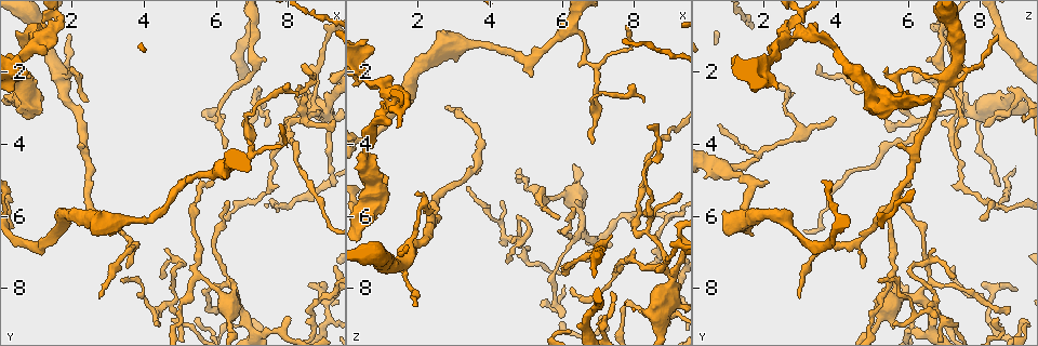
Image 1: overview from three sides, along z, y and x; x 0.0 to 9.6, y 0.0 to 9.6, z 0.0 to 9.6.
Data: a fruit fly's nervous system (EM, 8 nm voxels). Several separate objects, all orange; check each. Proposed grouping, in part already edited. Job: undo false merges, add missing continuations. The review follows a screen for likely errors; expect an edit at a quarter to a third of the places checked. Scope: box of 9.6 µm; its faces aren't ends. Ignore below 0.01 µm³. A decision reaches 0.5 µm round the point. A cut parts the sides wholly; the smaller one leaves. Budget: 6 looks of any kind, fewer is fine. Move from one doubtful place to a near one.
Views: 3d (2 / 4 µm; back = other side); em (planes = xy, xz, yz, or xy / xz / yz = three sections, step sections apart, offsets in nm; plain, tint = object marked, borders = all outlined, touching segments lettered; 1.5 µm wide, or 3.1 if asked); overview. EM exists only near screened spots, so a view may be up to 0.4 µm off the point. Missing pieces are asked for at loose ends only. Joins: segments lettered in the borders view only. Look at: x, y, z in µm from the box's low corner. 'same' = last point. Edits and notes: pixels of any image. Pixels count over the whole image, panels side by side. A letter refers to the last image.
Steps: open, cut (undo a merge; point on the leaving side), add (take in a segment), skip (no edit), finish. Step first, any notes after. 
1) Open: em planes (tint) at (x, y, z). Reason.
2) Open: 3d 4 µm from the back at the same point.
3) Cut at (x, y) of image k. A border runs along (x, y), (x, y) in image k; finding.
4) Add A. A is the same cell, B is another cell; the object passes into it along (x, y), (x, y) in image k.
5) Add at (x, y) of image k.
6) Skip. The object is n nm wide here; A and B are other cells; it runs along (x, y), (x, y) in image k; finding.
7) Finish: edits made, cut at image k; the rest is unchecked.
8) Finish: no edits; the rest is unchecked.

Open: em planes (tint) at (6.40, 7.80, 5.55). Branch stops here.

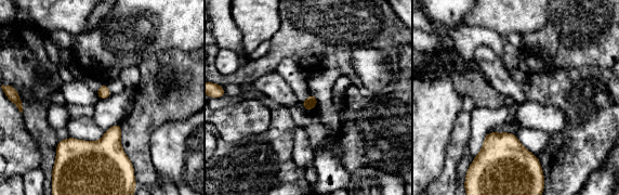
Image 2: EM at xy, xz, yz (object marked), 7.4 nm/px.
Open: em planes (borders) at the same point.

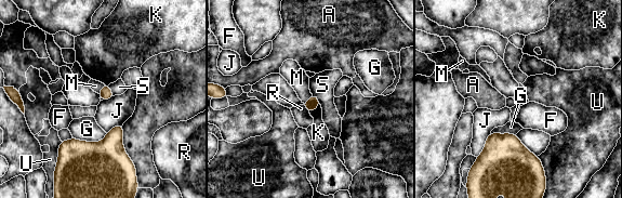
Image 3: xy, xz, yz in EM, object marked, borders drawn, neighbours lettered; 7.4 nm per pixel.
Skip. A, F, G, J, K, M, R, S and U are other cells; none of them fits.

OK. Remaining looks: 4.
Open: em xz step 8 (borders) at (5.15, 5.10, 2.10). An open end.

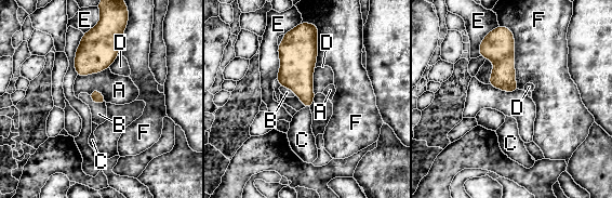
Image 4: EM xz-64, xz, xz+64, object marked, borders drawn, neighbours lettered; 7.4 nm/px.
Open: em planes (borders) at the same point.

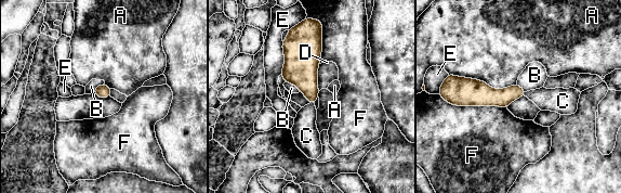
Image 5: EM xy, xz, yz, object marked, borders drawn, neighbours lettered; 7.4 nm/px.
Add C. C is the same cell, A, B, D, E and F are other cells; the object passes into it along (302, 72), (312, 103), (306, 136) in image 5; the cell continues.

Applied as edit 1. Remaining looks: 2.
Open: 3d 2 µm at (8.25, 2.65, 2.80). An open end.

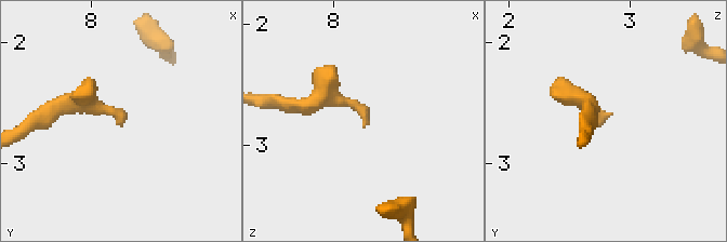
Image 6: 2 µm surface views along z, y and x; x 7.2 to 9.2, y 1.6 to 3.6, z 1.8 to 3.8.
Open: em planes (borders) at (8.28, 2.60, 2.82). Shape alone is not enough.

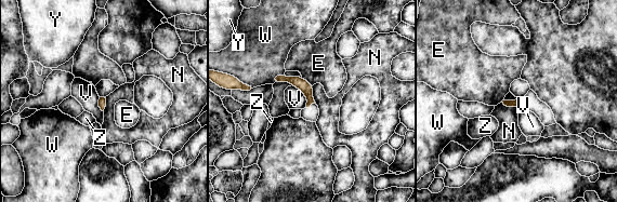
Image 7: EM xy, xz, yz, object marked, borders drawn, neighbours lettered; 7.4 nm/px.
Skip. E, N, V, W, Y and Z are other cells; a border runs along (517, 97), (501, 102) in image 7; none of them fits.

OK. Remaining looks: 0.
Finish: edits made, add at image 5; the rest is unchecked.

